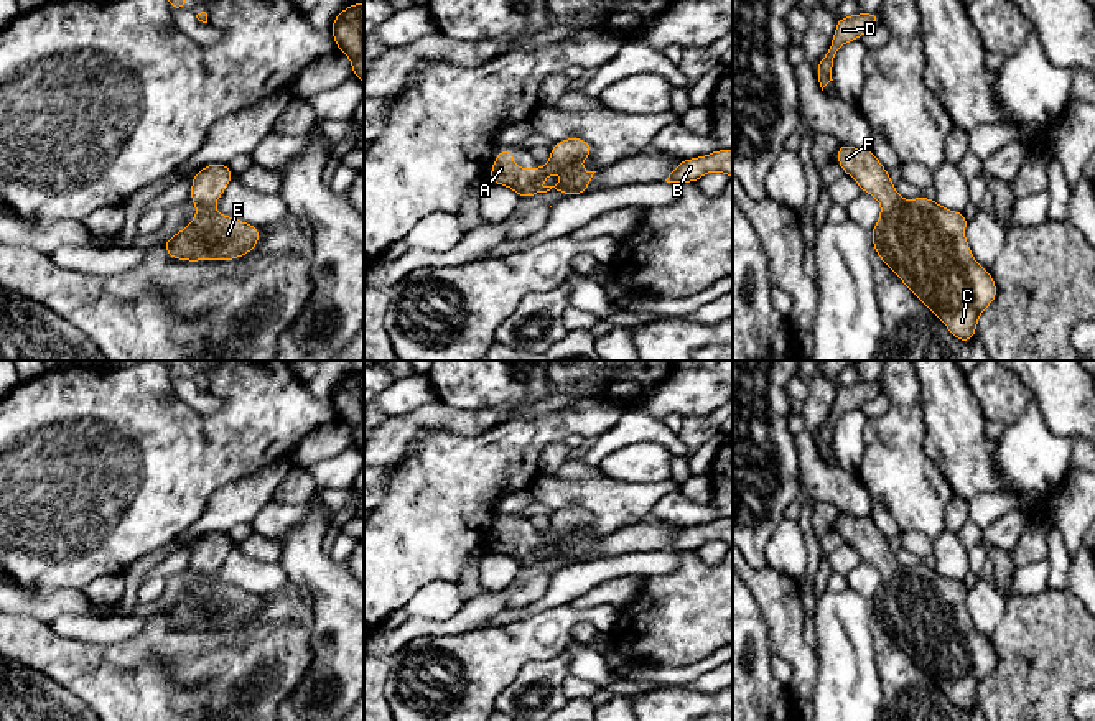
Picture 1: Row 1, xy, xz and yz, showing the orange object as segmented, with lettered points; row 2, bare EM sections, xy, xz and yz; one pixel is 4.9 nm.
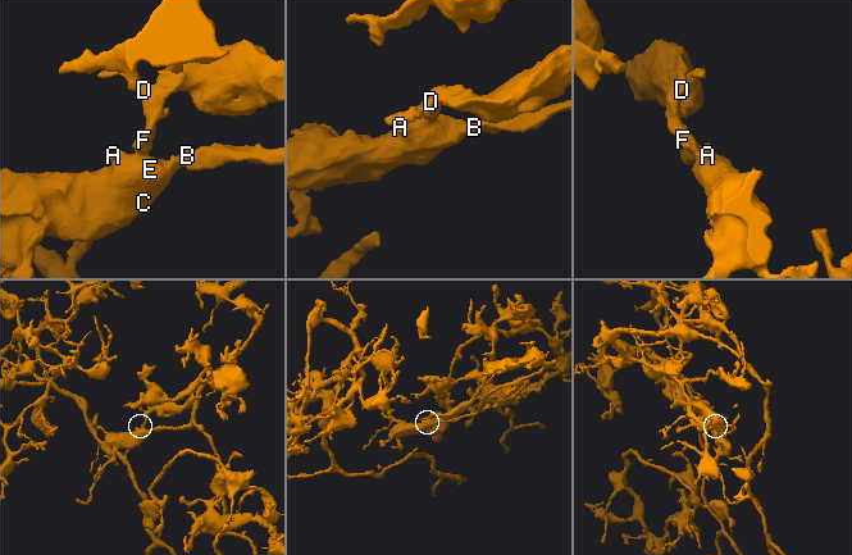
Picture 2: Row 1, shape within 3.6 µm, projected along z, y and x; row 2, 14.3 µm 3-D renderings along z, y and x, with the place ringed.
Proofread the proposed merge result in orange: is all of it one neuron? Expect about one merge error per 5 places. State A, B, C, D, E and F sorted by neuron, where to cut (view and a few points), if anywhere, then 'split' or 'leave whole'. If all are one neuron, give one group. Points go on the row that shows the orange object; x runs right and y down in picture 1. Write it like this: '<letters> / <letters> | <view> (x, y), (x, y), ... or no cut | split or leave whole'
A B C D E F | no cut | leave whole

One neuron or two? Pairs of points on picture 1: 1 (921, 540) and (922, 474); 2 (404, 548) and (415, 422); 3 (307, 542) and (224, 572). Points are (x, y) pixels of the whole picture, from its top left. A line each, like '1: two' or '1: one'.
1: two
2: two
3: two

